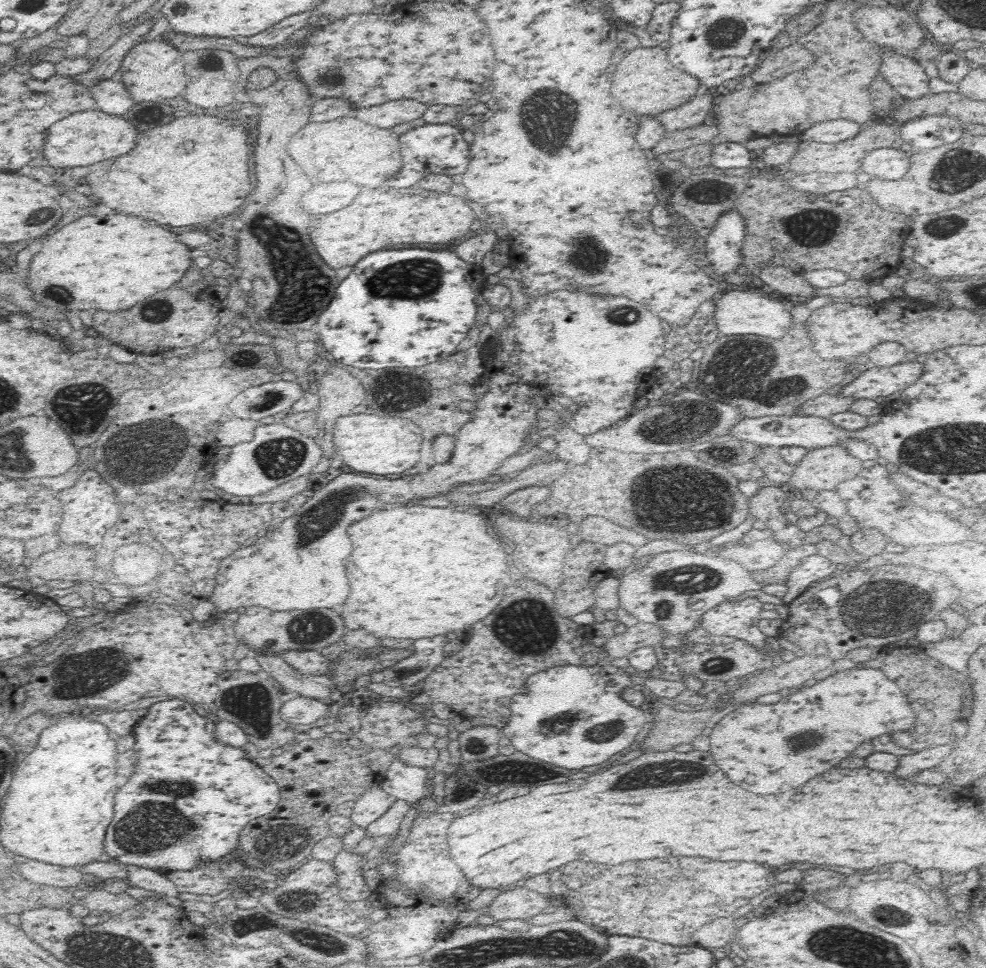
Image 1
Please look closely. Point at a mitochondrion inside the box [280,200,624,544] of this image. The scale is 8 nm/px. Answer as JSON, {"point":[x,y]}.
{"point":[416,277]}

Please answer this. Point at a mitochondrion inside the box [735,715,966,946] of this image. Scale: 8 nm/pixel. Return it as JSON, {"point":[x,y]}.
{"point":[899,915]}

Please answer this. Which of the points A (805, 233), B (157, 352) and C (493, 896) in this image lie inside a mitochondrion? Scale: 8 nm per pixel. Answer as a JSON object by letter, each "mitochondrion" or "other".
{"A":"mitochondrion","B":"other","C":"other"}

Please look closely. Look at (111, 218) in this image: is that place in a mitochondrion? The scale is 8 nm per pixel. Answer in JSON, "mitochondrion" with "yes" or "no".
{"mitochondrion":"no"}

